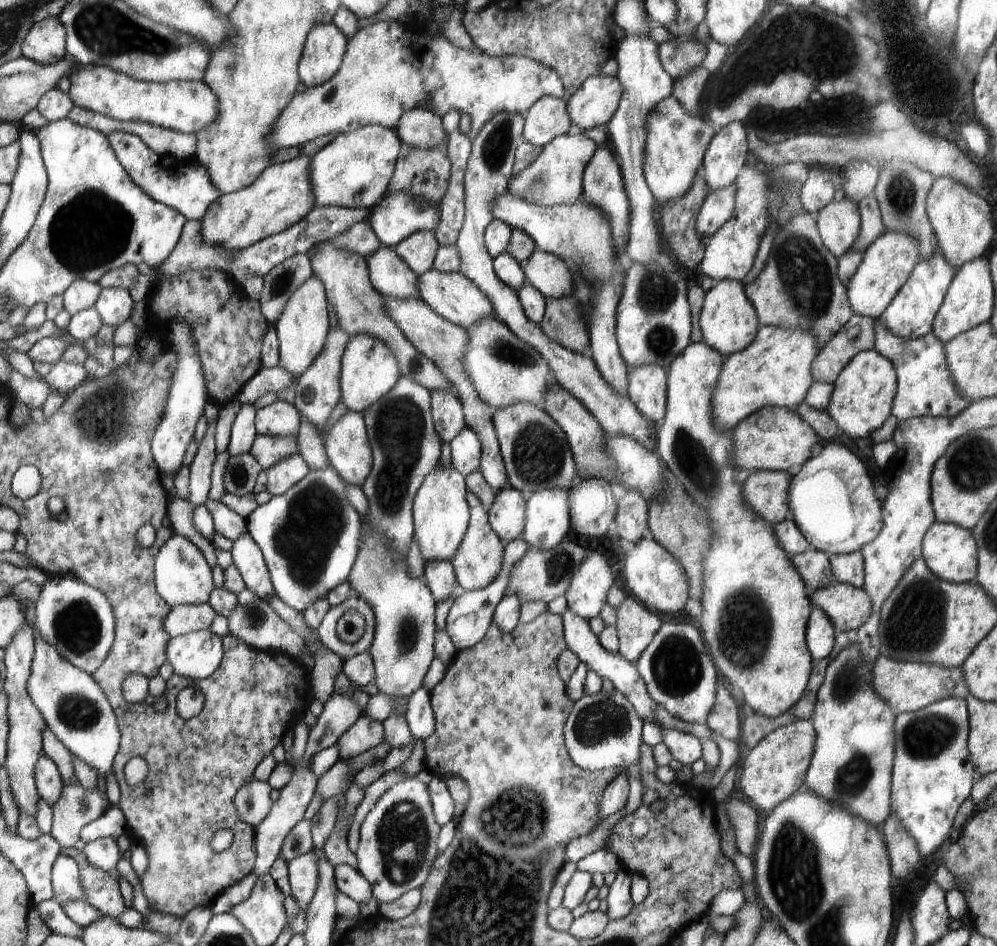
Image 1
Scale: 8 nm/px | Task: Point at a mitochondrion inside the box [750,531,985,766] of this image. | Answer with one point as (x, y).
(917, 622)

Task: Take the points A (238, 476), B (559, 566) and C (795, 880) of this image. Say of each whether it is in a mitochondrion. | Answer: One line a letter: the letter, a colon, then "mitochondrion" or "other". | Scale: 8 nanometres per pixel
A: mitochondrion
B: mitochondrion
C: mitochondrion

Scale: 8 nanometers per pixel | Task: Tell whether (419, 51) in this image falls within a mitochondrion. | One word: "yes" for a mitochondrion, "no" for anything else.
no

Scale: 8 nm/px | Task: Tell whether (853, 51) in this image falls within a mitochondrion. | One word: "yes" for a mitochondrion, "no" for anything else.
yes

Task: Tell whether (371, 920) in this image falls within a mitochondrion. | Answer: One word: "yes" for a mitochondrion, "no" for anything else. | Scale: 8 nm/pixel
no

